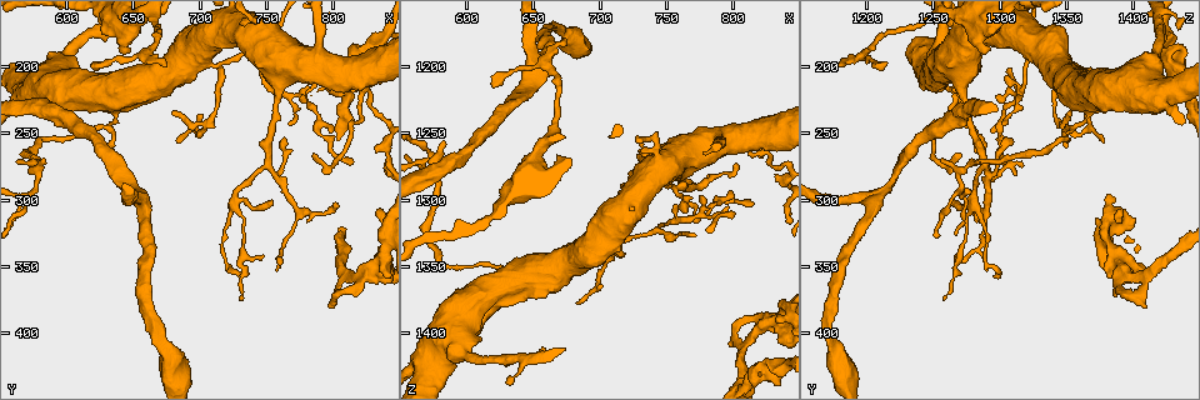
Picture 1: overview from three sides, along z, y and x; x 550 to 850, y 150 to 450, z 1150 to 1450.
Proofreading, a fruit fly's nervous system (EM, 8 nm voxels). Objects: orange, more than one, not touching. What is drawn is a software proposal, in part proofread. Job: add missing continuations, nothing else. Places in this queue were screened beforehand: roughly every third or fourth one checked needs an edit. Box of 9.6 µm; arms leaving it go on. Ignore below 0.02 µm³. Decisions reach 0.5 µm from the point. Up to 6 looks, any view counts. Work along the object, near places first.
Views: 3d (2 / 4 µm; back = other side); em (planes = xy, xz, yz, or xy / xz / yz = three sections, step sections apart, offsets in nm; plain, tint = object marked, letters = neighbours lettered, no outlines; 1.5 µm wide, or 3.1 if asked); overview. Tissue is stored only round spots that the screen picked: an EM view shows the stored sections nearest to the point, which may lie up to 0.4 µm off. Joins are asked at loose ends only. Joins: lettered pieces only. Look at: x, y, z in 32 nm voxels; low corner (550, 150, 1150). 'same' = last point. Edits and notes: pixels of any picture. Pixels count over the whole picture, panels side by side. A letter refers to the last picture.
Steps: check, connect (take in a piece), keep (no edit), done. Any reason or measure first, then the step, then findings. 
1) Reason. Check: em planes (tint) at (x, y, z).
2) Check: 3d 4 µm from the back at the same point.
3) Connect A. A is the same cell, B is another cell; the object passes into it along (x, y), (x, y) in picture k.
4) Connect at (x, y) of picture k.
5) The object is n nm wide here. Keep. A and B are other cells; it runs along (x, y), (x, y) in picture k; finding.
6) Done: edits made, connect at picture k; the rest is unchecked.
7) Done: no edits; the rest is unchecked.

Tapers out. Check: em planes (letters) at (798, 380, 1410).

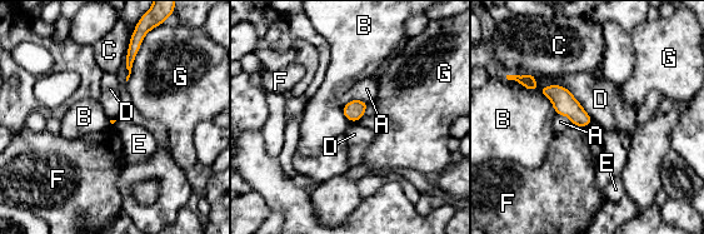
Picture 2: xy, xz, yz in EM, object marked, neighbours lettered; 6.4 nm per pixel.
Keep. A, B, C, D, E, F and G are other cells; none of them fits.

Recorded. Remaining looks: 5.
Tapers out. Check: 3d 4 µm at (678, 236, 1352).

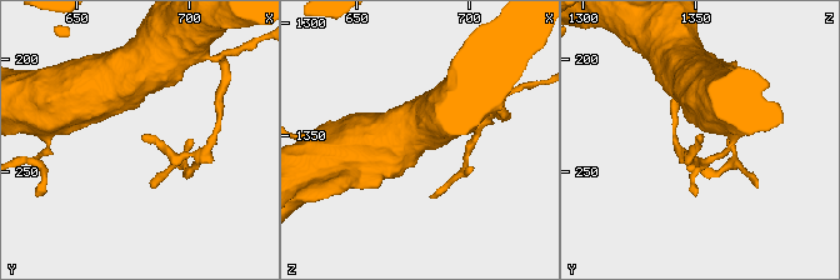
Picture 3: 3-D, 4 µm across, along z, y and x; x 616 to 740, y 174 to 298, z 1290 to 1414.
Check: em xz step 8 (letters) at (679, 236, 1351).

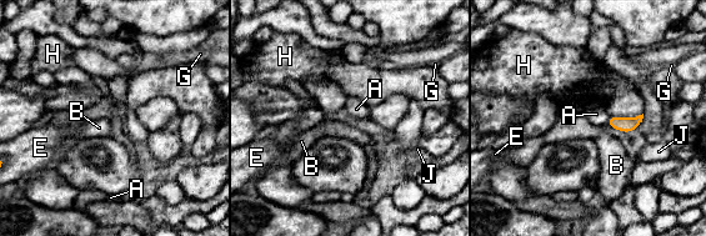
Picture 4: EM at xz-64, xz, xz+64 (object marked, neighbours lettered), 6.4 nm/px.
The object is 90 nm wide here. Keep. A, B, E, G, H and J are other cells; a border runs along (642, 113), (627, 118), (610, 116) in picture 4; no lettered piece goes on from it.

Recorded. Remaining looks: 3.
Check: em xz step 8 (tint) at (674, 200, 1178).

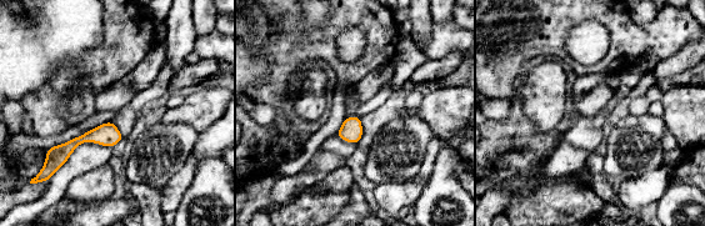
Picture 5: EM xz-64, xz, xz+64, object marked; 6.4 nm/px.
Cut it another way. Check: em planes (letters) at the same point.

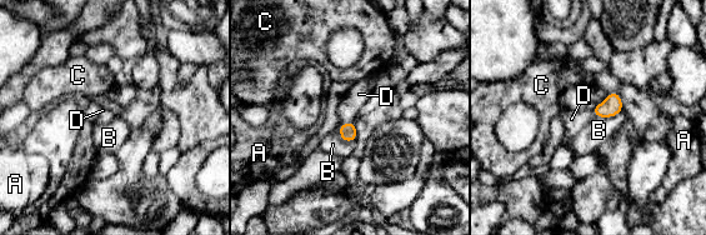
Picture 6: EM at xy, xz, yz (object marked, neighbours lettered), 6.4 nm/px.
Connect D. D is the same cell, A, B and C are other cells; the object passes into it along (348, 131), (346, 124), (359, 94) in picture 6; it goes on there.

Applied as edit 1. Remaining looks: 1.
Done: edits made, connect at picture 6; the rest is unchecked.

